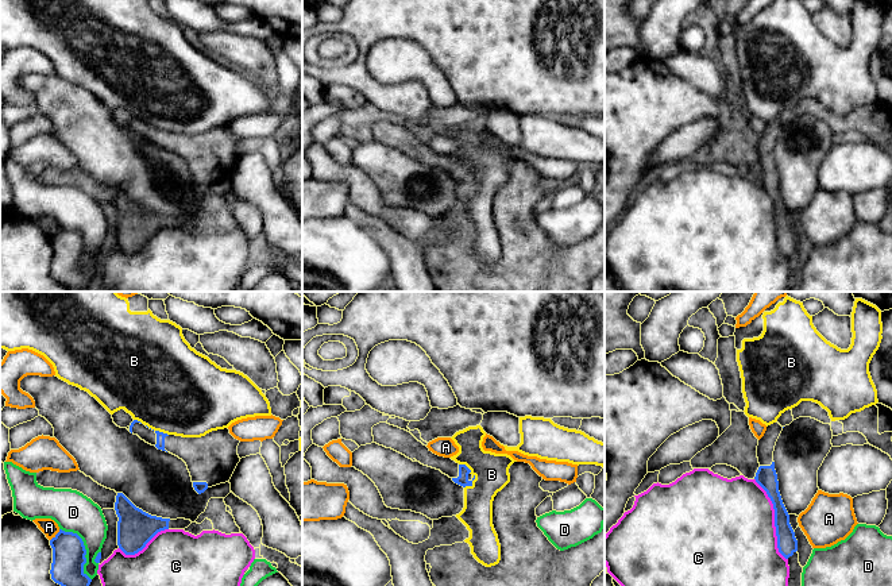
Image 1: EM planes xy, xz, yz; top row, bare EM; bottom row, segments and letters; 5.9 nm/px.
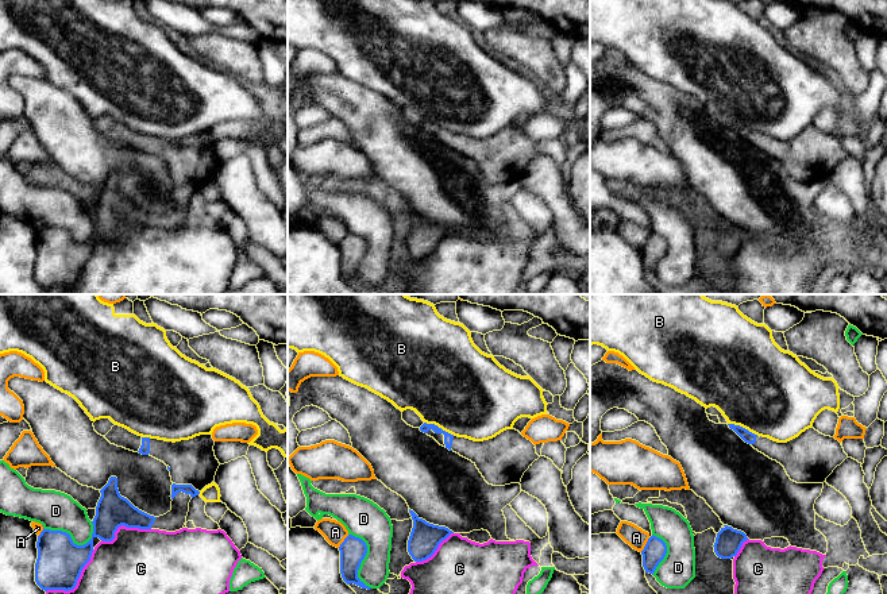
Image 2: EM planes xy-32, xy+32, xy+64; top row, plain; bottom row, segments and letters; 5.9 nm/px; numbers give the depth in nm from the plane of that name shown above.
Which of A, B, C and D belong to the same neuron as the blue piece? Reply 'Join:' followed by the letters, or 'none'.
Join: none

